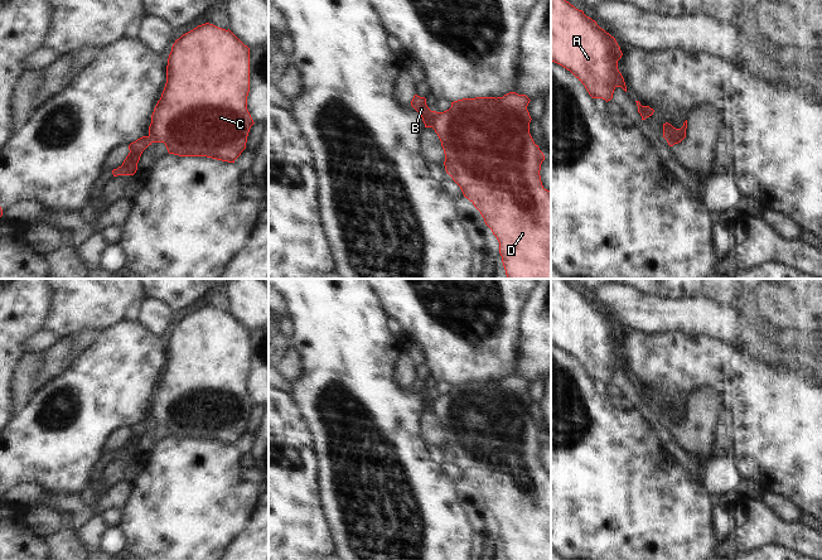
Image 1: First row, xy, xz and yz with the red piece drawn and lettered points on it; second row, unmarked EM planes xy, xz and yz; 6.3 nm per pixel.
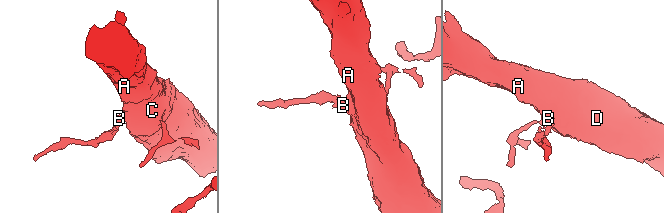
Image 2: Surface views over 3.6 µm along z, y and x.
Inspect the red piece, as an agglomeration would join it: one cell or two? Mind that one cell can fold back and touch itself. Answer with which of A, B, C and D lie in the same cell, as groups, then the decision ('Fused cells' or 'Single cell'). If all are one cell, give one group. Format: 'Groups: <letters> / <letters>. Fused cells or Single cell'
Groups: A C D / B. Fused cells

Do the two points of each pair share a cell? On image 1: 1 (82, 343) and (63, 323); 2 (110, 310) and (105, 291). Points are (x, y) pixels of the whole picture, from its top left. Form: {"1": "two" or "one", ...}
{"1": "two", "2": "one"}

